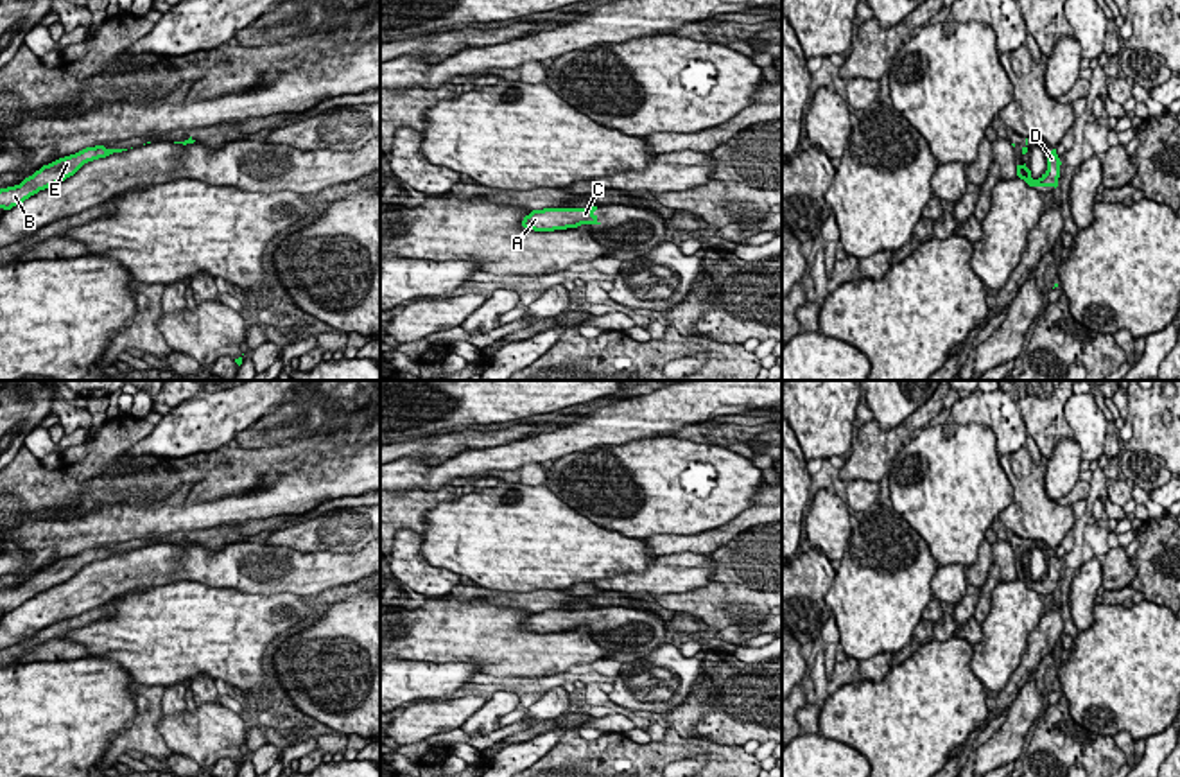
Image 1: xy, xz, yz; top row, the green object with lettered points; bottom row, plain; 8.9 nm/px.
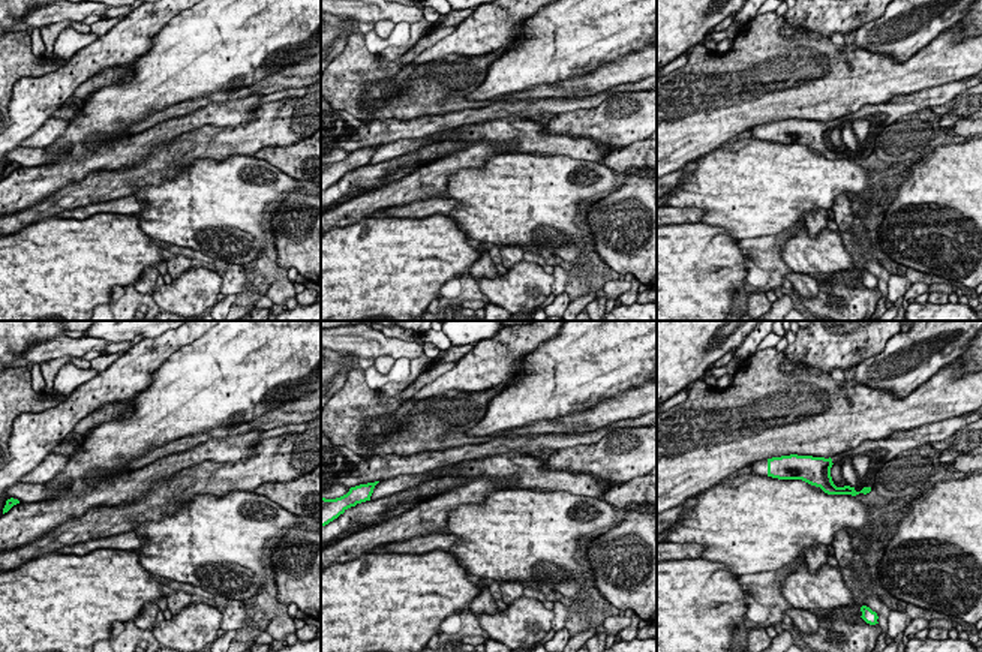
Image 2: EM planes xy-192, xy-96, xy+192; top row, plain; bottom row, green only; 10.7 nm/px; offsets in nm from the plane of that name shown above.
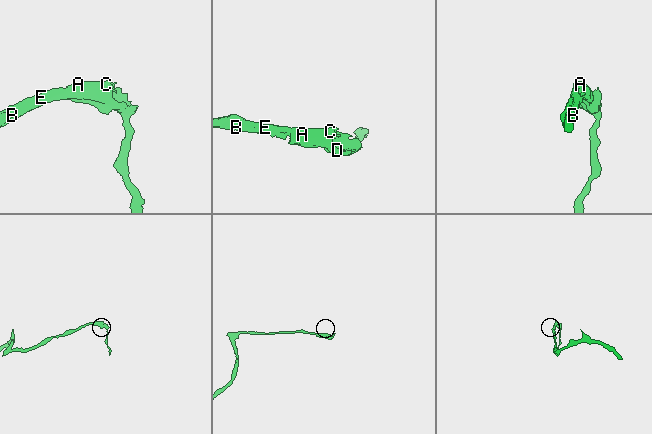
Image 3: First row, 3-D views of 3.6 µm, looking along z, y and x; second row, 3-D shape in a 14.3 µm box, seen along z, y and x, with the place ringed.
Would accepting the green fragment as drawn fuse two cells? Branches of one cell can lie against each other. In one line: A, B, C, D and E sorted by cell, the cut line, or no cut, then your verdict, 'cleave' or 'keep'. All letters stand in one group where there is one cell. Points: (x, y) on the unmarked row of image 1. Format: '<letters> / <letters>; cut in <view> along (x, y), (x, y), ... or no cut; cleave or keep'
A B C D E; no cut; keep

